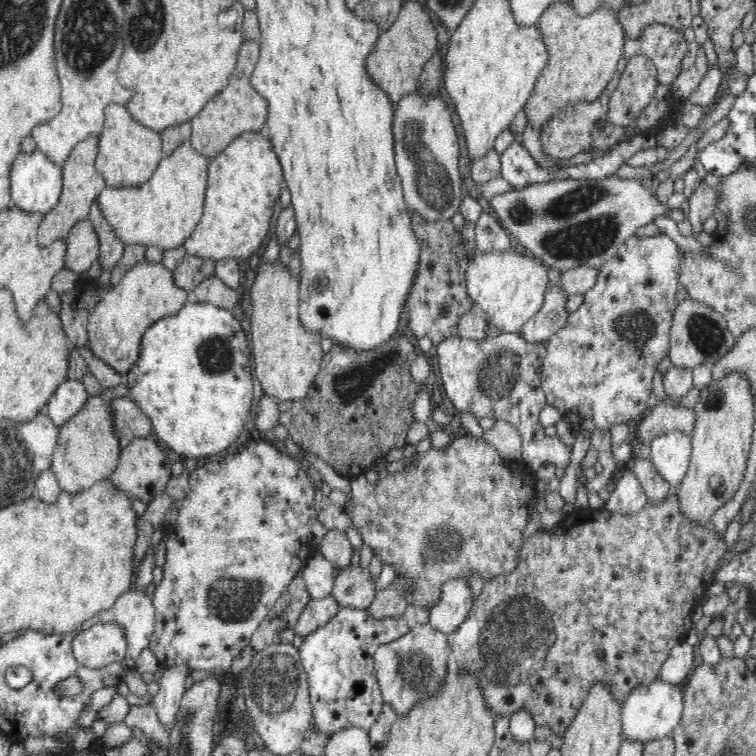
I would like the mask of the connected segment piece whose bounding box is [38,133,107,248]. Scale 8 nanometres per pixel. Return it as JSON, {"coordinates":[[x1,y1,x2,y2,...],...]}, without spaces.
{"coordinates":[[88,135,74,146,74,150,62,164,62,192,52,210,43,215,38,231,38,243,42,247,50,247,58,239,66,239,70,230,80,219,88,219,92,202,99,198,100,192,107,186,102,175,97,171,95,155,98,152,98,135]]}

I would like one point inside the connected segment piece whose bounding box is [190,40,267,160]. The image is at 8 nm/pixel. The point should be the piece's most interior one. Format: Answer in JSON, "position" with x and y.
{"position":[238,107]}

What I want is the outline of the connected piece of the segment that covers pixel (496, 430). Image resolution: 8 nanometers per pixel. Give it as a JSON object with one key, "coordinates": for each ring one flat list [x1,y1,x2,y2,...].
{"coordinates":[[496,419,494,426,484,431,482,441,490,443,508,462,521,463,522,439,514,424,507,420]]}

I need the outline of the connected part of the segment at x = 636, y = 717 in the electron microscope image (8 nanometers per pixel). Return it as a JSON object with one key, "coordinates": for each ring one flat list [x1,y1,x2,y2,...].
{"coordinates":[[662,680,650,682,646,686,636,686,621,706,623,741,640,741,646,744,671,735,673,729,680,723,683,690,684,685,674,686]]}

